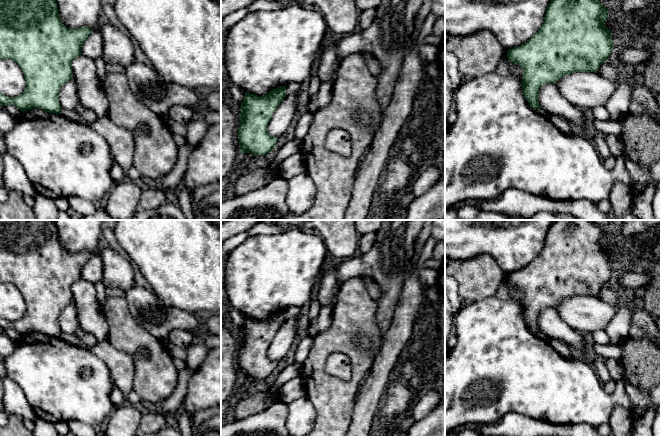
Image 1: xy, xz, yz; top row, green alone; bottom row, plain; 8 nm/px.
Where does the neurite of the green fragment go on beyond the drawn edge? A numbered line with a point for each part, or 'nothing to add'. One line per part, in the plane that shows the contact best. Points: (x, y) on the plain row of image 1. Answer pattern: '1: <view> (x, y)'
nothing to add

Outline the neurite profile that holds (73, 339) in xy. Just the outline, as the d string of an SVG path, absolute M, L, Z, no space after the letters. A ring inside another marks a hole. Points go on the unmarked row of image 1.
M62 333L61 339L68 342L68 343L70 343L70 344L72 344L72 345L83 347L81 338L78 337L76 334Z

